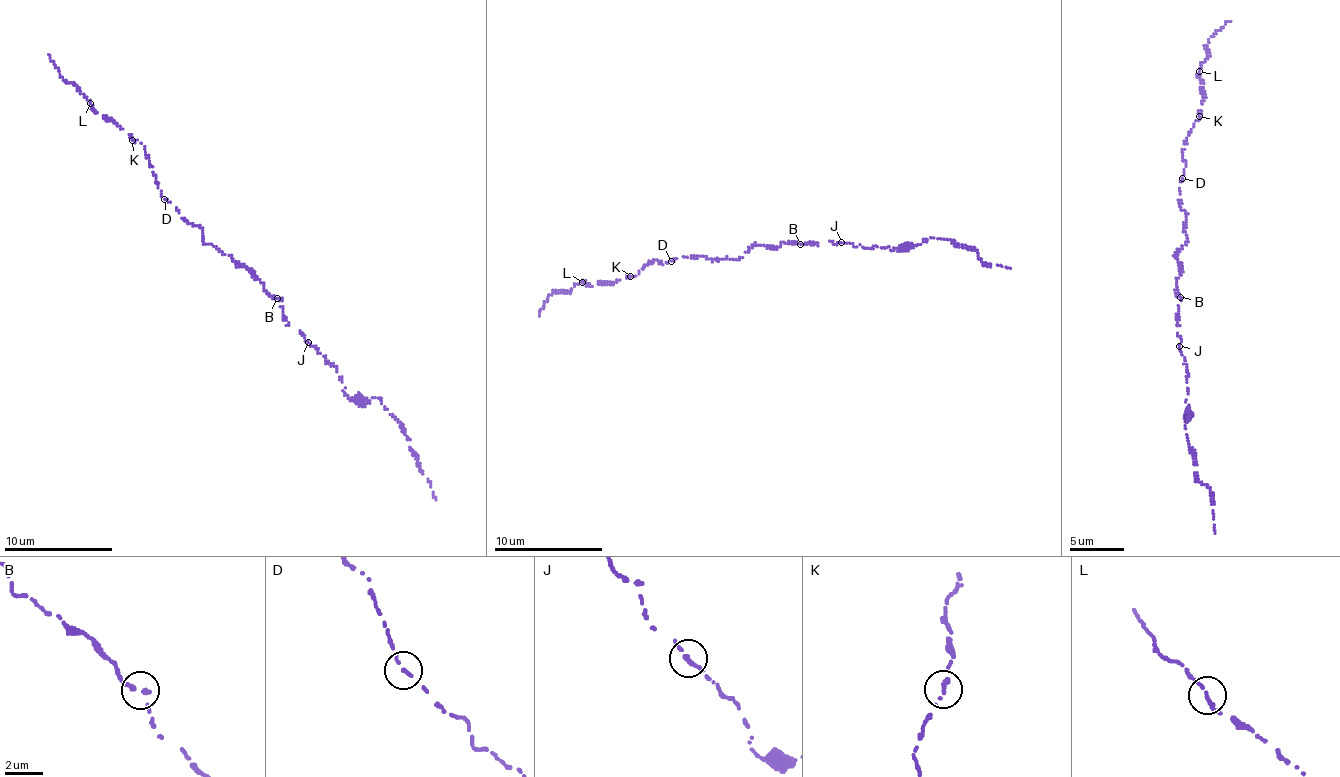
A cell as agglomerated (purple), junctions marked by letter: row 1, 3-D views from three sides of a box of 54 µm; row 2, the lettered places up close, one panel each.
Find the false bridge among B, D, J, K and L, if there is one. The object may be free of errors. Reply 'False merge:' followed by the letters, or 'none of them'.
False merge: none of them

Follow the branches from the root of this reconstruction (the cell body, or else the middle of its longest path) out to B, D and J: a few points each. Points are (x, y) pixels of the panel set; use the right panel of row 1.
B: (1180, 271), (1176, 284), (1180, 297)
D: (1180, 271), (1176, 255), (1187, 241), (1185, 211), (1179, 203), (1182, 178)
J: (1180, 271), (1176, 281), (1180, 300), (1177, 323), (1179, 345)

